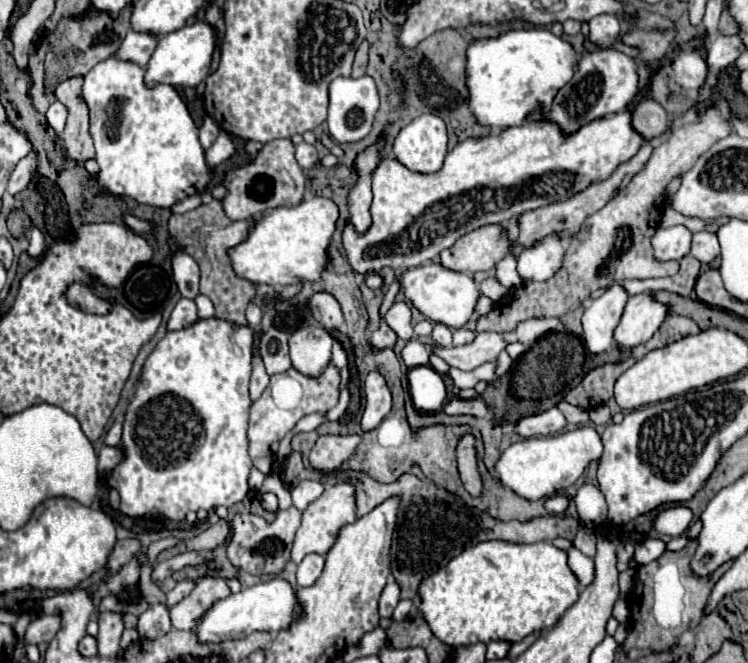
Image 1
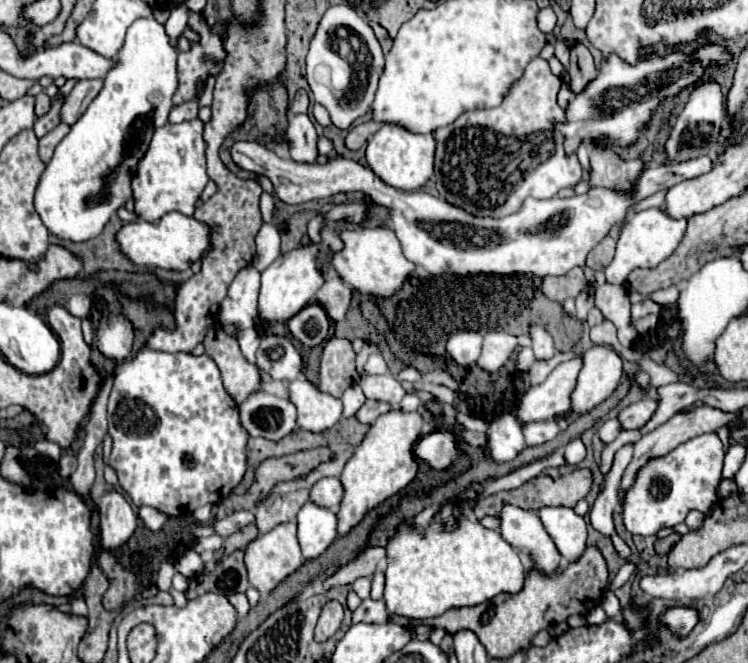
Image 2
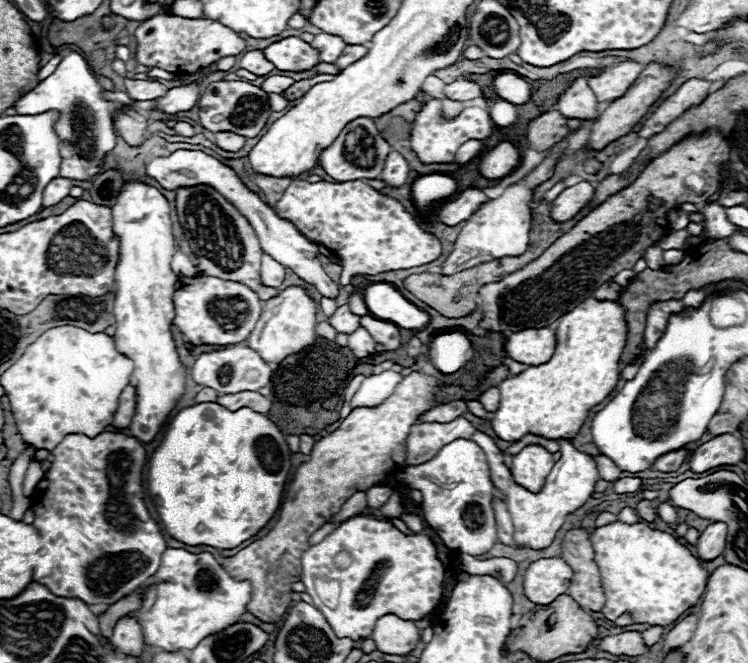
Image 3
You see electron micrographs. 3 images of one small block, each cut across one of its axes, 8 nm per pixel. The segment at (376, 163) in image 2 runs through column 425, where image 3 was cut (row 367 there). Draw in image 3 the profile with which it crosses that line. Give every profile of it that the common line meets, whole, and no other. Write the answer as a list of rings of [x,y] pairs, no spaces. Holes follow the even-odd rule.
[[[130,182],[126,190],[120,192],[112,216],[114,232],[120,236],[120,262],[114,280],[114,344],[118,352],[134,362],[132,380],[136,386],[136,412],[130,434],[142,444],[150,444],[186,390],[186,370],[170,332],[174,320],[172,294],[178,280],[170,268],[174,252],[170,204],[160,190],[142,182]]]

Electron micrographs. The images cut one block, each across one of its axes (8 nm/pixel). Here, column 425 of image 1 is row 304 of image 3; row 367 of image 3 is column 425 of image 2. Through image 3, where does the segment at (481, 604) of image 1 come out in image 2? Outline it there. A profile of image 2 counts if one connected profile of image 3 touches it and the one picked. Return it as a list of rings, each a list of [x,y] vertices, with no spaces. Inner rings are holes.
[[[460,516],[460,526],[454,532],[442,530],[438,522],[414,532],[406,522],[386,544],[386,552],[386,608],[390,614],[406,618],[434,618],[450,608],[478,606],[500,592],[518,594],[526,580],[526,568],[518,552],[500,532],[484,528],[472,516]]]

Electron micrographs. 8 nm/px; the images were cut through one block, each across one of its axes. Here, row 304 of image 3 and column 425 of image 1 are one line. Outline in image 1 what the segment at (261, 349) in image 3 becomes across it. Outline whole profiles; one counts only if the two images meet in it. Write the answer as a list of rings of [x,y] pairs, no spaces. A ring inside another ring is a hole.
[[[426,262],[422,266],[408,268],[396,274],[396,280],[400,284],[400,290],[404,292],[406,302],[418,308],[428,320],[446,324],[450,328],[462,328],[472,318],[474,306],[480,296],[480,290],[470,274],[448,270],[440,262]]]

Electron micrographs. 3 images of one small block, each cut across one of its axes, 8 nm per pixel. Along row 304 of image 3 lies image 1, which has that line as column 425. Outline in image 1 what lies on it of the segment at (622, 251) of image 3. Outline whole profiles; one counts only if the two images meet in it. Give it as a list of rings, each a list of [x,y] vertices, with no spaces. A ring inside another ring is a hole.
[[[348,472],[346,480],[352,482],[354,478],[354,490],[356,490],[356,516],[368,514],[378,502],[384,502],[390,496],[400,496],[402,506],[398,510],[398,526],[392,538],[392,572],[396,582],[402,588],[400,598],[414,598],[418,594],[418,582],[426,578],[426,574],[434,572],[434,568],[444,566],[454,554],[460,554],[466,546],[474,542],[484,540],[504,540],[504,542],[518,542],[518,544],[530,544],[540,540],[554,540],[554,538],[566,538],[574,540],[576,532],[580,530],[580,520],[566,516],[566,514],[554,514],[554,516],[542,516],[532,518],[526,522],[502,522],[496,520],[476,508],[470,508],[464,504],[462,498],[450,494],[444,488],[438,488],[430,480],[420,480],[414,474],[402,474],[396,482],[380,484],[374,478],[370,478],[364,472]]]

